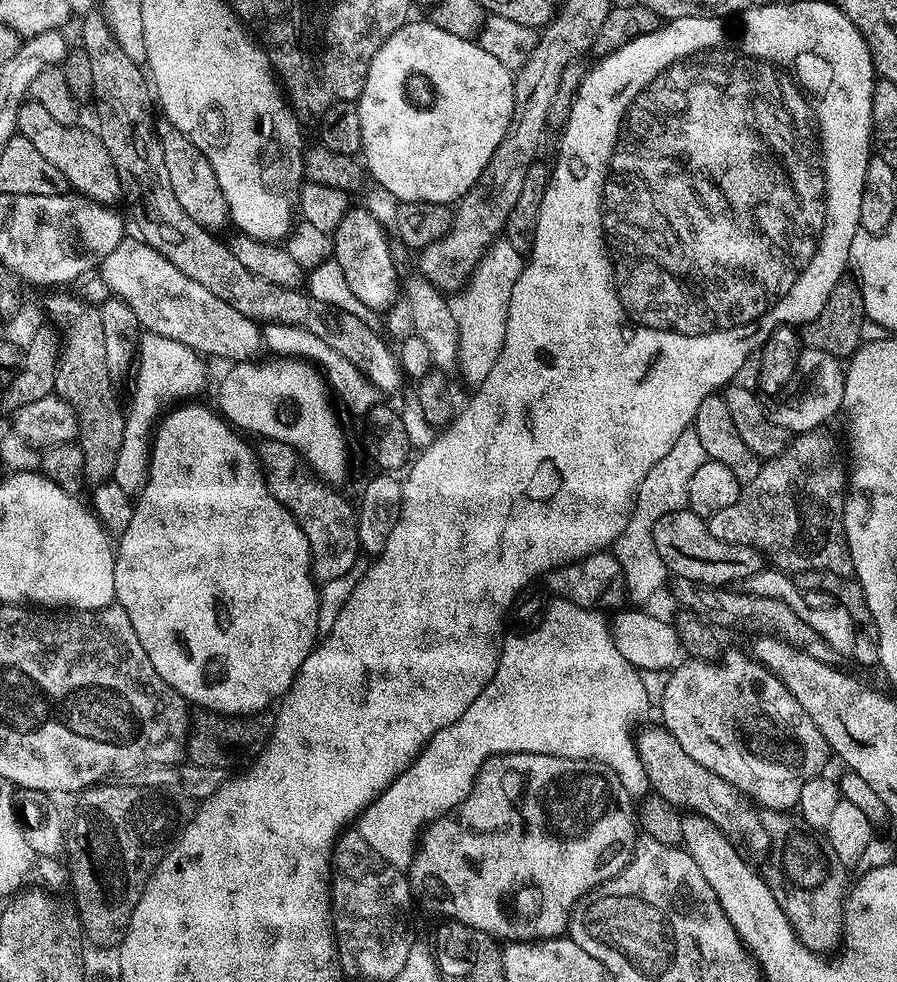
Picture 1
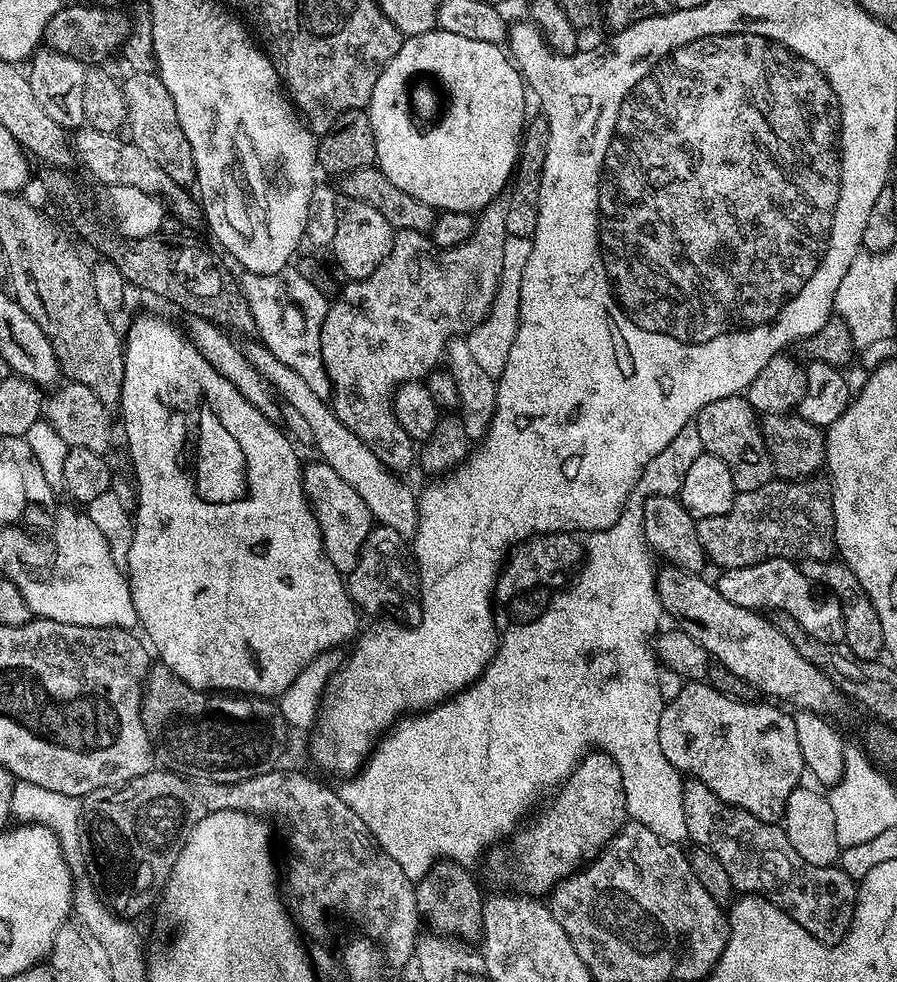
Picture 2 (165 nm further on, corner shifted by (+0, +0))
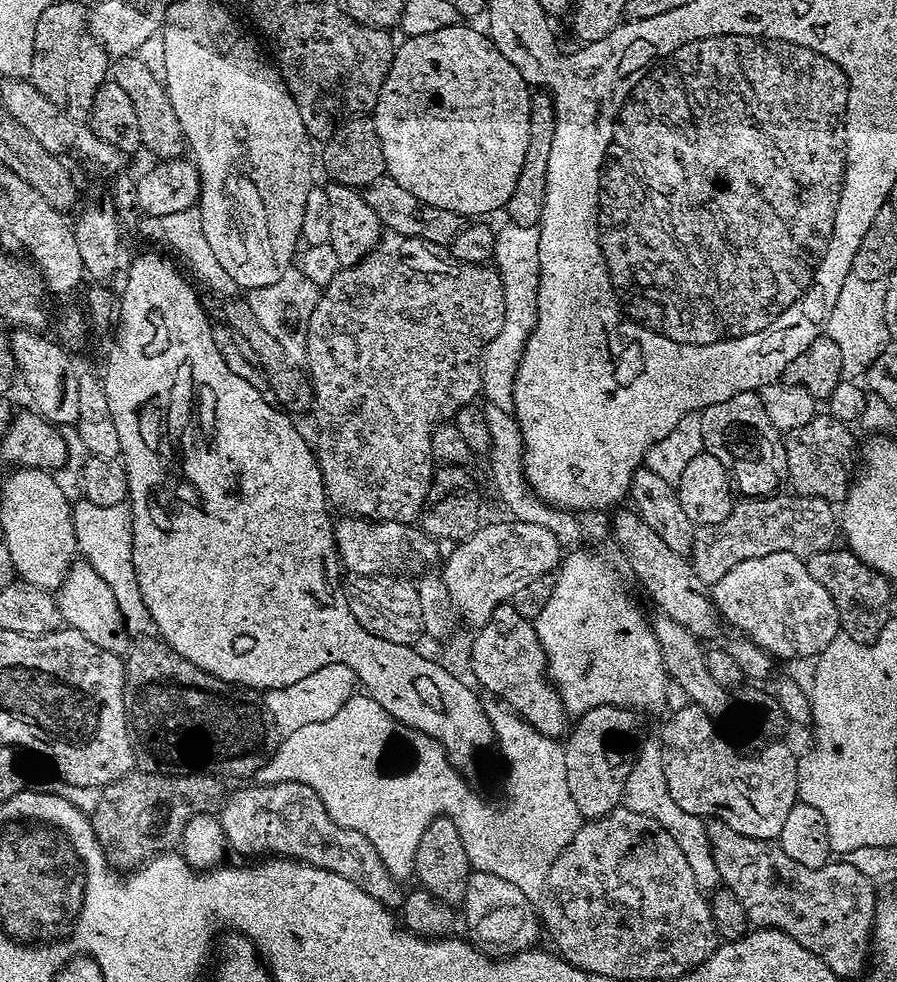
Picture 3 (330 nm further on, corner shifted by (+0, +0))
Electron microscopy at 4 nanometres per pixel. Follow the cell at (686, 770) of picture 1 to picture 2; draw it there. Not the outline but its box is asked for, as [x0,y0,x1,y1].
[682,778,858,944]

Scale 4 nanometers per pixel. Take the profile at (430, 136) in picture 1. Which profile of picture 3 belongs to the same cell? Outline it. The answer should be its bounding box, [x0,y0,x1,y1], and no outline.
[374,24,532,218]

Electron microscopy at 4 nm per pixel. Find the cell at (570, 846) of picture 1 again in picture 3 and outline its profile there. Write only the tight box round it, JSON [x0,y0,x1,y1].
[563,704,632,821]

